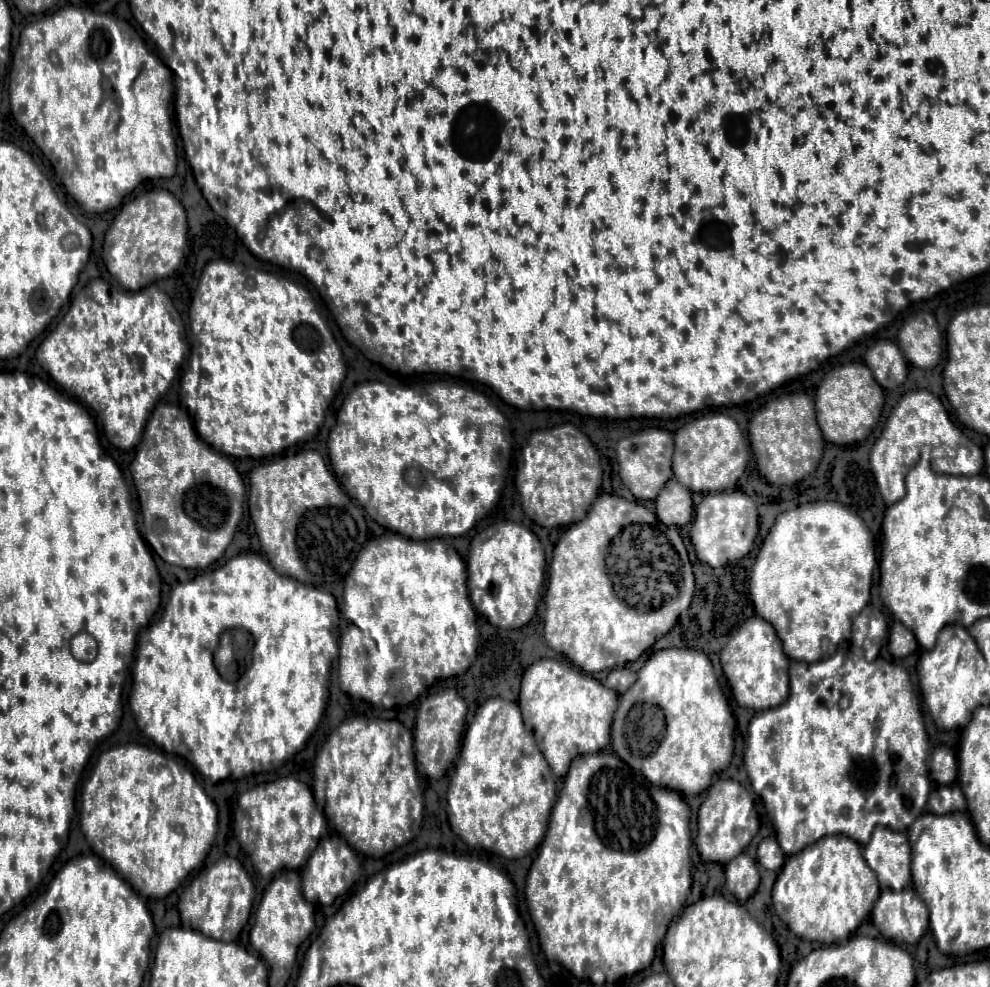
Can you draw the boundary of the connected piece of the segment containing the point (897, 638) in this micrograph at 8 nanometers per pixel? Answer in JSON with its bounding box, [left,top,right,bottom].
[888,623,918,659]

